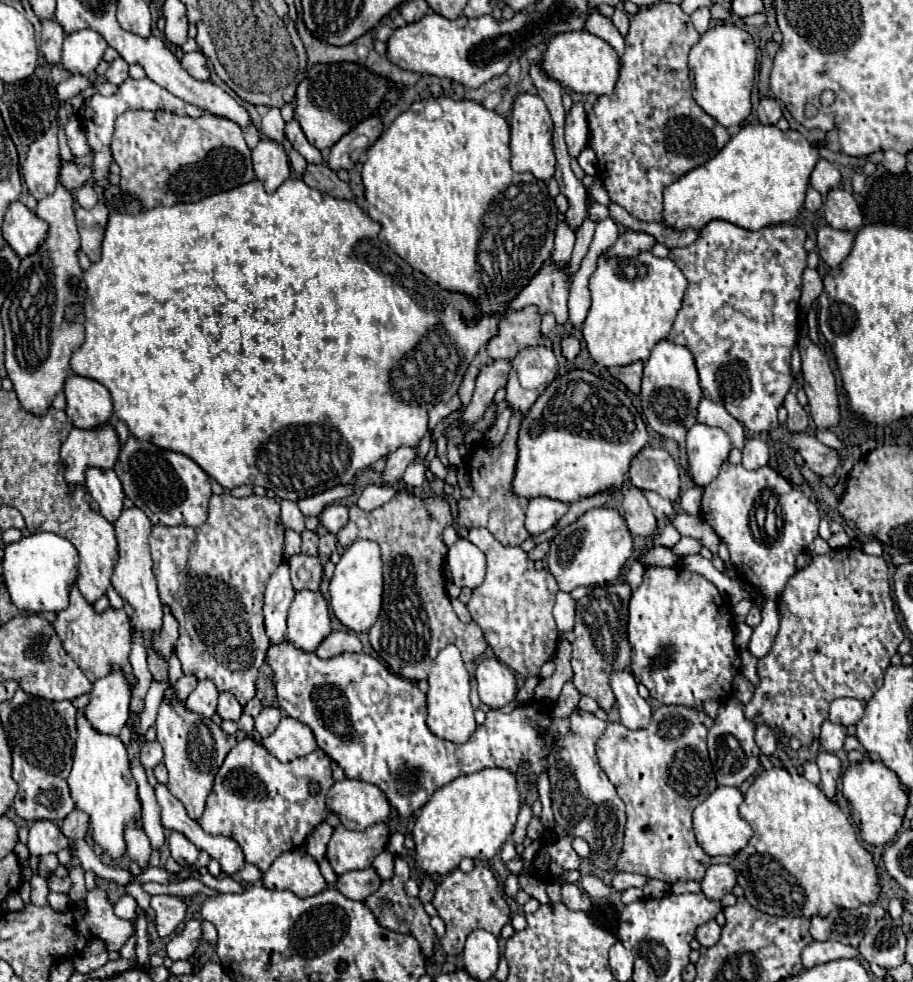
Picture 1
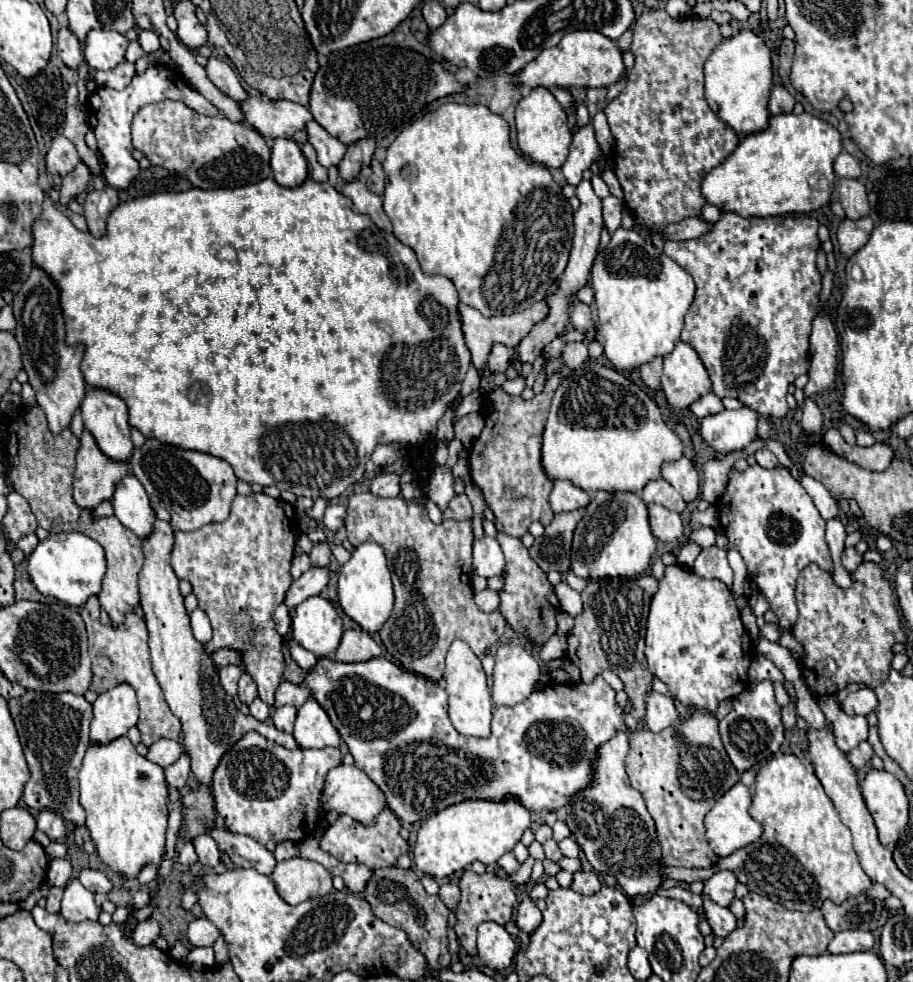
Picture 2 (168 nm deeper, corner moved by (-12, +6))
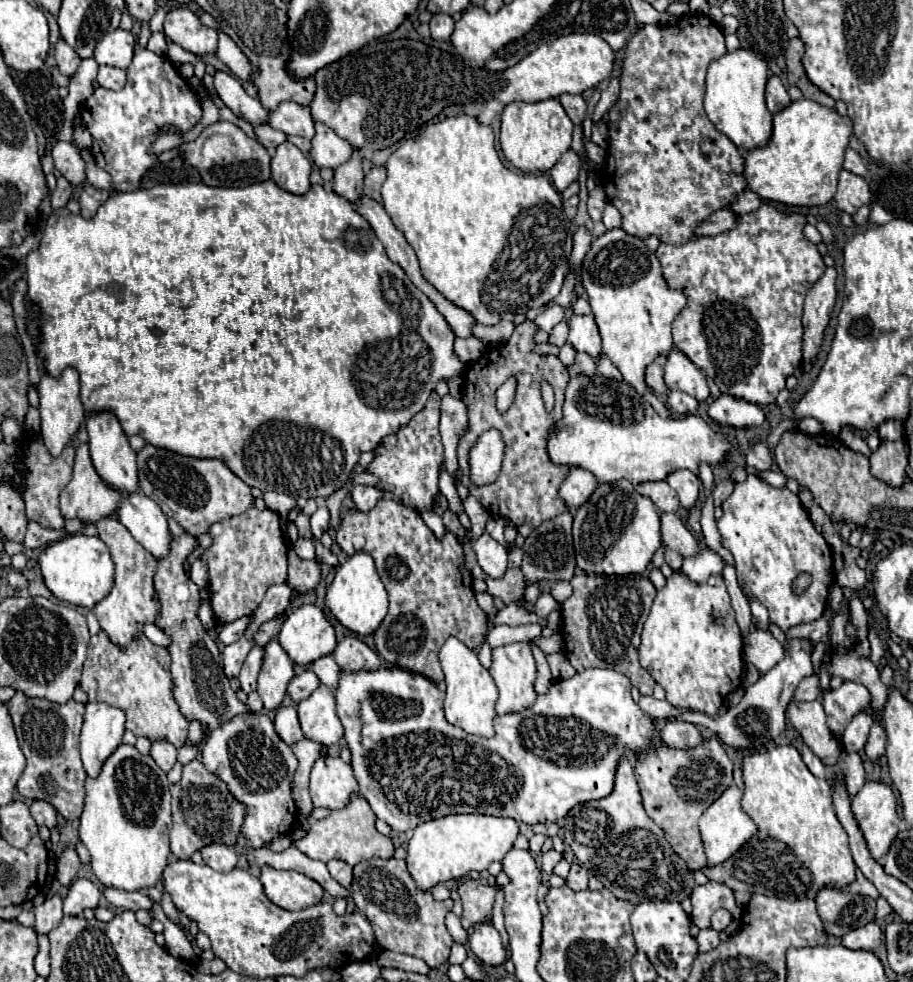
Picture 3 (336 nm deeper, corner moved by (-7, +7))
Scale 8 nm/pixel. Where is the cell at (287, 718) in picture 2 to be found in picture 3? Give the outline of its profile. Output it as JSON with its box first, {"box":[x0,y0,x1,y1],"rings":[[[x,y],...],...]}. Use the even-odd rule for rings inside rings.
{"box":[274,706,304,744],"rings":[[[280,706],[280,708],[276,710],[274,728],[276,728],[278,736],[280,736],[286,744],[292,744],[292,742],[298,742],[298,740],[304,738],[302,730],[300,730],[300,724],[298,724],[296,708],[292,708],[292,706]]]}

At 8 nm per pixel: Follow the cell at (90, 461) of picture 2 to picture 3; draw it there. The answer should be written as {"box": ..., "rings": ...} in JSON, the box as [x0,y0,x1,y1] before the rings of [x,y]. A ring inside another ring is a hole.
{"box":[60,442,120,524],"rings":[[[86,442],[78,444],[78,448],[76,448],[76,462],[74,462],[74,476],[72,476],[72,480],[68,482],[68,486],[60,494],[60,510],[62,510],[64,518],[80,518],[86,524],[98,522],[100,518],[112,516],[116,512],[116,508],[118,508],[118,502],[120,502],[120,492],[110,488],[98,476],[96,468],[92,464],[90,452],[88,452],[88,444]]]}

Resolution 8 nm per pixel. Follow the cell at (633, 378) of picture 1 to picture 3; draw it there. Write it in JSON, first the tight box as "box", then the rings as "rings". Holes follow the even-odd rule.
{"box":[646,356,666,396],"rings":[[[658,356],[648,368],[646,368],[646,384],[652,388],[652,392],[656,396],[664,394],[666,392],[666,384],[664,384],[664,362],[666,362],[666,356]]]}

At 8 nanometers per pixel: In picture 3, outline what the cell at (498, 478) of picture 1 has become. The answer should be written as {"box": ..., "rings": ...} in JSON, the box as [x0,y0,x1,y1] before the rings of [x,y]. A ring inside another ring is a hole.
{"box":[458,322,568,528],"rings":[[[522,322],[516,326],[512,338],[494,348],[488,350],[480,360],[472,362],[464,374],[464,392],[462,402],[468,406],[470,414],[470,426],[466,434],[458,442],[458,462],[464,470],[462,482],[468,486],[470,494],[480,500],[480,504],[490,512],[508,518],[514,526],[530,524],[532,528],[538,528],[544,520],[556,518],[558,514],[566,512],[568,506],[558,498],[558,486],[568,474],[568,466],[554,466],[546,454],[546,434],[550,426],[562,416],[562,402],[564,402],[564,388],[568,382],[566,366],[556,356],[540,356],[534,354],[534,342],[532,336],[536,332],[536,326],[532,322]],[[508,376],[514,376],[518,380],[516,396],[512,406],[506,412],[500,412],[494,404],[496,388],[500,388]],[[540,380],[548,380],[556,394],[556,404],[548,412],[544,406],[544,400],[540,396]],[[496,428],[502,434],[504,448],[504,460],[502,470],[496,482],[476,486],[470,482],[470,448],[476,444],[476,440],[486,432]]]}

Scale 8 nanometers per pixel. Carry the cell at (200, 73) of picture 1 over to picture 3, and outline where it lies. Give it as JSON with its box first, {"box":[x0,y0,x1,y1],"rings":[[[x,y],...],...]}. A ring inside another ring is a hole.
{"box":[214,70,268,122],"rings":[[[216,70],[214,72],[214,88],[220,100],[242,120],[246,122],[268,122],[268,112],[256,98],[250,98],[242,88],[240,80],[228,72]]]}

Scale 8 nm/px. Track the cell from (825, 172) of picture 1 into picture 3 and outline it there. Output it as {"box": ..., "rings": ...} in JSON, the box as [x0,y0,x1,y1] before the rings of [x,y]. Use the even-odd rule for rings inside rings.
{"box":[842,148,866,176],"rings":[[[846,148],[842,168],[848,170],[848,172],[852,172],[852,174],[858,174],[858,176],[864,176],[864,174],[866,174],[866,166],[864,166],[862,158],[860,158],[852,148]]]}

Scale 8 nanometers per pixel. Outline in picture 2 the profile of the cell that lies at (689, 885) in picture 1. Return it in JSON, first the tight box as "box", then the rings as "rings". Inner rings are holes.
{"box":[703,897,737,937],"rings":[[[703,897],[703,907],[705,907],[707,921],[709,921],[709,925],[717,937],[727,937],[735,929],[737,919],[727,907],[719,907],[707,897]]]}

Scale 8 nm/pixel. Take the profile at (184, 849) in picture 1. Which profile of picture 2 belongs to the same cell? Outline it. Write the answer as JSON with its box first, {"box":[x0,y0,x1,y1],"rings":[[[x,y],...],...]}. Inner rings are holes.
{"box":[195,835,221,867],"rings":[[[199,835],[195,841],[195,851],[199,855],[199,863],[201,865],[209,865],[209,867],[217,867],[221,863],[221,851],[217,847],[217,843],[211,839],[211,835]]]}

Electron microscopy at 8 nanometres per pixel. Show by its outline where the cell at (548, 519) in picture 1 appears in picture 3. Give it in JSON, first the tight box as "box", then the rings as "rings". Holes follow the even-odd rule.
{"box":[558,468,598,510],"rings":[[[572,468],[570,474],[566,476],[566,480],[562,482],[558,496],[570,510],[576,510],[590,498],[590,494],[594,492],[596,486],[598,486],[598,482],[594,480],[594,476],[588,470]]]}

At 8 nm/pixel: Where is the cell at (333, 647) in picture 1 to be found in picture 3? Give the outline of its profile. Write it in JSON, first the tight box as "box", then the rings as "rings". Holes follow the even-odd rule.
{"box":[332,636,382,672],"rings":[[[346,636],[344,640],[340,640],[336,650],[332,652],[332,658],[346,672],[378,670],[382,666],[380,656],[364,642],[360,642],[356,636]]]}

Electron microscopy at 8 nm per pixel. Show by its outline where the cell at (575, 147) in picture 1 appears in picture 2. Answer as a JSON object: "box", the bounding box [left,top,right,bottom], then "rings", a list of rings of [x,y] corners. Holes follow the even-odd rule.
{"box":[561,125,601,185],"rings":[[[585,125],[583,129],[575,131],[573,133],[573,143],[571,143],[571,149],[569,149],[569,155],[567,155],[567,161],[565,165],[561,167],[565,179],[569,185],[573,183],[579,183],[581,177],[583,177],[583,171],[591,167],[591,163],[601,155],[599,151],[599,145],[595,141],[595,131],[593,131],[593,125]]]}

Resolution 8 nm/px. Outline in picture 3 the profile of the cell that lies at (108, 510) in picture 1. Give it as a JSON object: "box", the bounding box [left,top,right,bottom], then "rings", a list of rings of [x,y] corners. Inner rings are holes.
{"box":[118,492,170,558],"rings":[[[122,492],[118,508],[118,520],[128,528],[138,544],[142,544],[152,556],[162,558],[166,546],[170,546],[170,530],[160,506],[142,492]]]}

